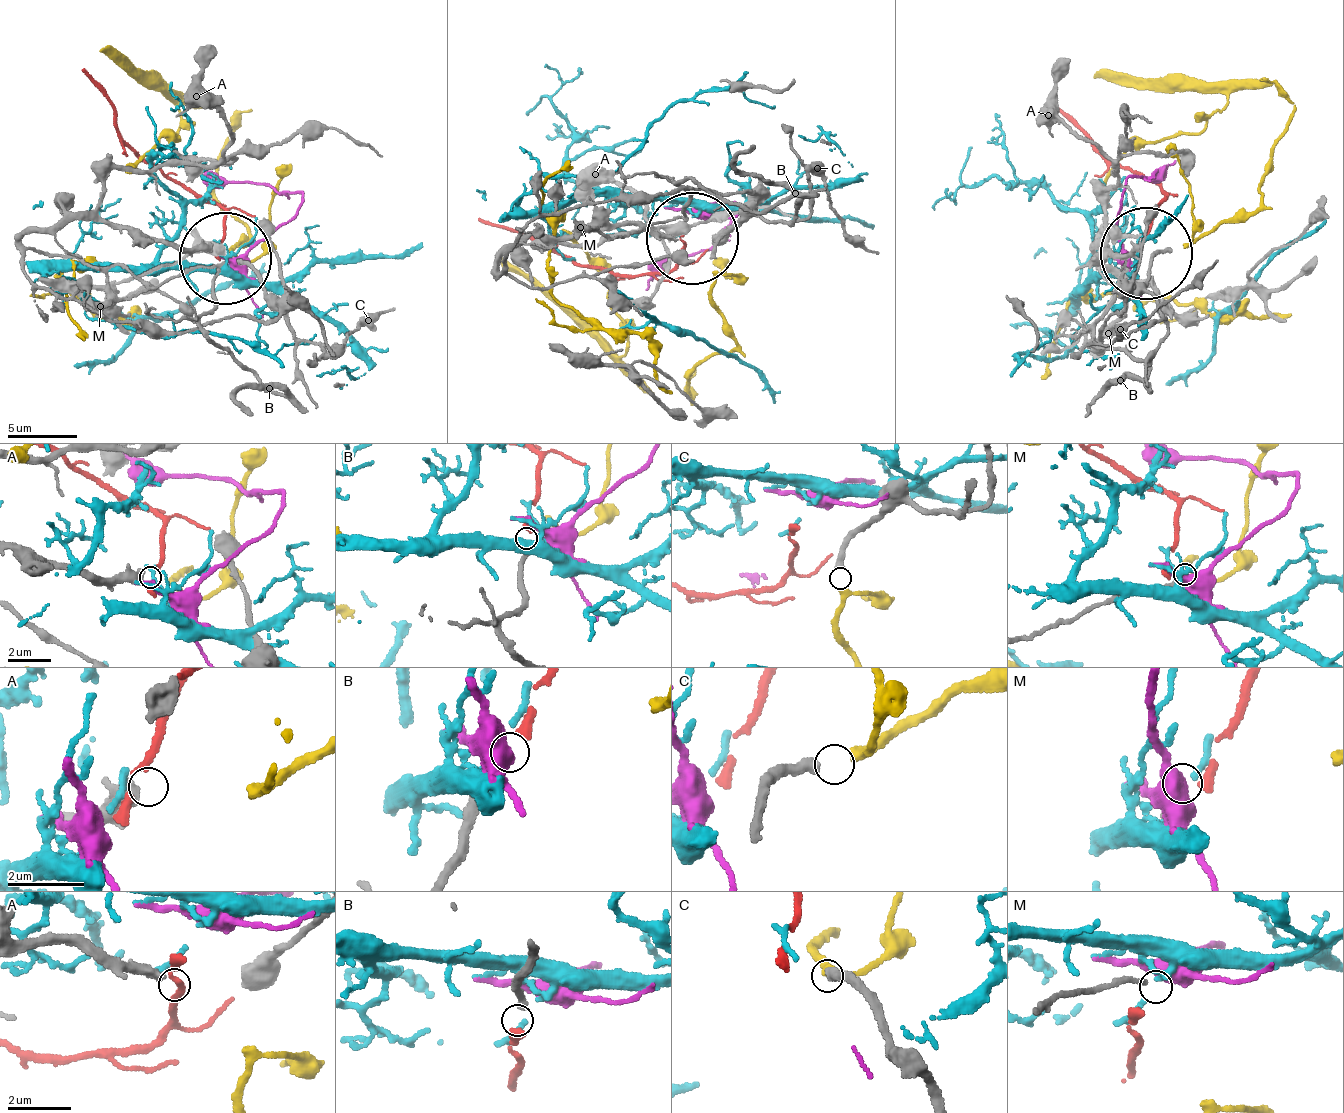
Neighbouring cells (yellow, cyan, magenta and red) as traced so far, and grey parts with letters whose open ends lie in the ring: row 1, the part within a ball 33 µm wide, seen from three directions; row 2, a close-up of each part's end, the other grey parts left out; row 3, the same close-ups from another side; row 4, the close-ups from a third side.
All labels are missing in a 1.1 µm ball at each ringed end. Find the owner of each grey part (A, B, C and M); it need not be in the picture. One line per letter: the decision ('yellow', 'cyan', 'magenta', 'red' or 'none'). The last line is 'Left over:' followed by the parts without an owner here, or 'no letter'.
A: none
B: red
C: yellow
M: none
Left over: A, M

